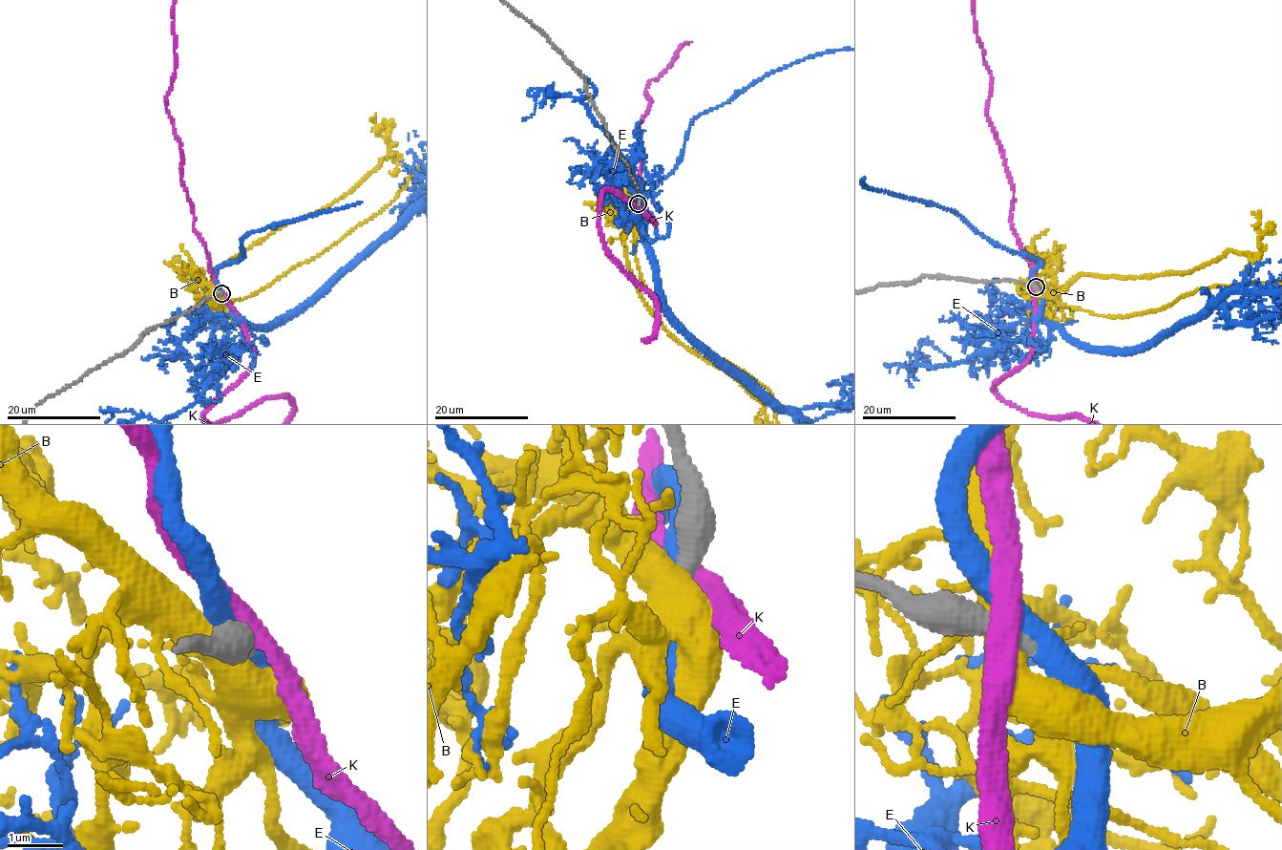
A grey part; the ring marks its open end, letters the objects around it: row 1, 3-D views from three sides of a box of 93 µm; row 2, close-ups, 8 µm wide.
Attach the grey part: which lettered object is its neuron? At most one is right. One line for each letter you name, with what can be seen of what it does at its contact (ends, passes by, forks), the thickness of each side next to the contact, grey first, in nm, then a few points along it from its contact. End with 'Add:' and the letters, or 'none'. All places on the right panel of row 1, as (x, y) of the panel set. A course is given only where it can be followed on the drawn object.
E: it passes by | 420/440 nm
Add: E

